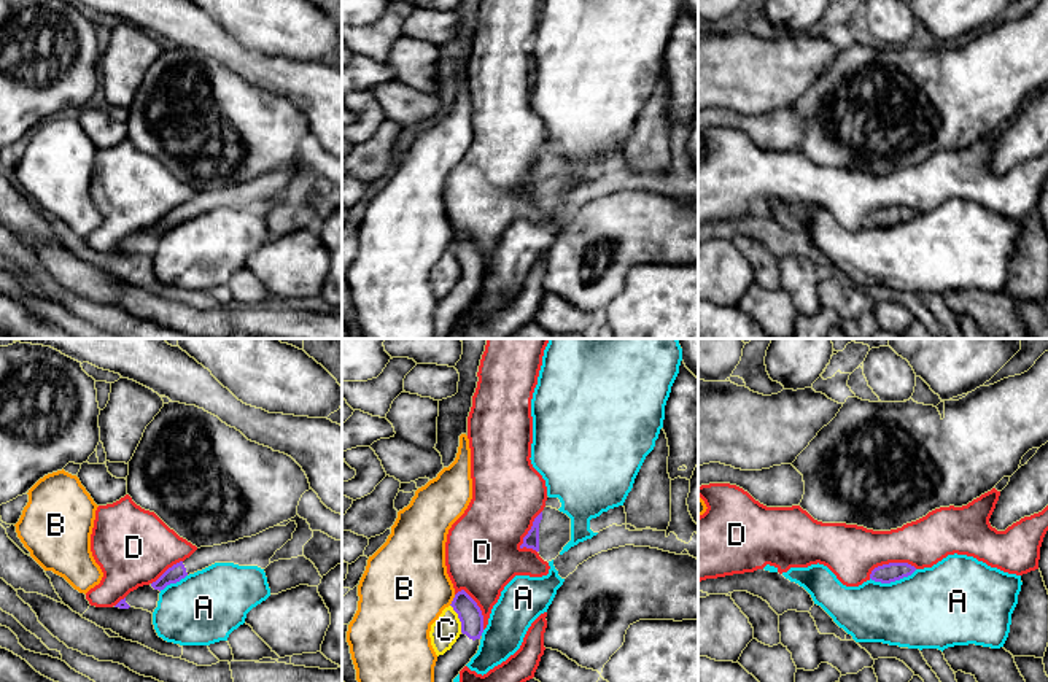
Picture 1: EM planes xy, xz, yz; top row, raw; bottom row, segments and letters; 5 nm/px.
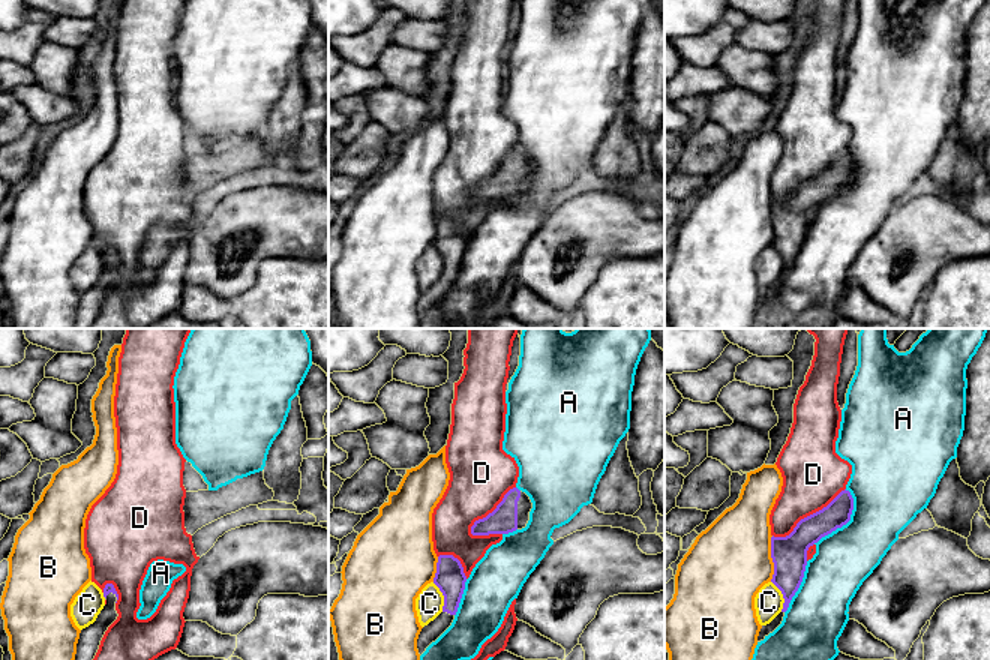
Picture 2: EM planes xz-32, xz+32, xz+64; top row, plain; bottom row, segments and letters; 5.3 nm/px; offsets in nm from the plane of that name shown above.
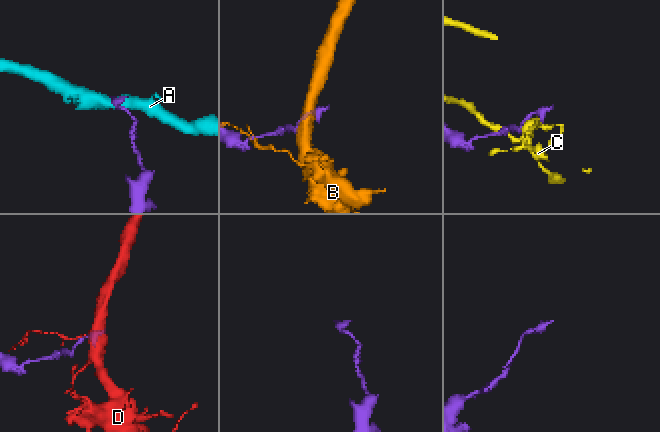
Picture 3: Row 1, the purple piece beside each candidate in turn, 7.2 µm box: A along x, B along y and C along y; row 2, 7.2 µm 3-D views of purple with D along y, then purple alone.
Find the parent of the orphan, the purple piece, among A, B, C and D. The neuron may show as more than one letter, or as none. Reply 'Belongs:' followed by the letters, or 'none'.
Belongs: none

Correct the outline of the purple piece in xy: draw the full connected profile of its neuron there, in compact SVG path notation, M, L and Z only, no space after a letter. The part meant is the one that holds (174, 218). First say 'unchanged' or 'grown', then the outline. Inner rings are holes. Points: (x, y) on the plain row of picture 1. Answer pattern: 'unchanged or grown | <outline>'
grown | M289 165L286 170L274 170L256 180L243 181L235 186L200 191L184 205L169 211L151 227L151 231L161 235L167 229L177 227L186 219L202 215L215 207L234 207L239 210L258 210L266 213L275 196L293 183L296 172L296 165Z

